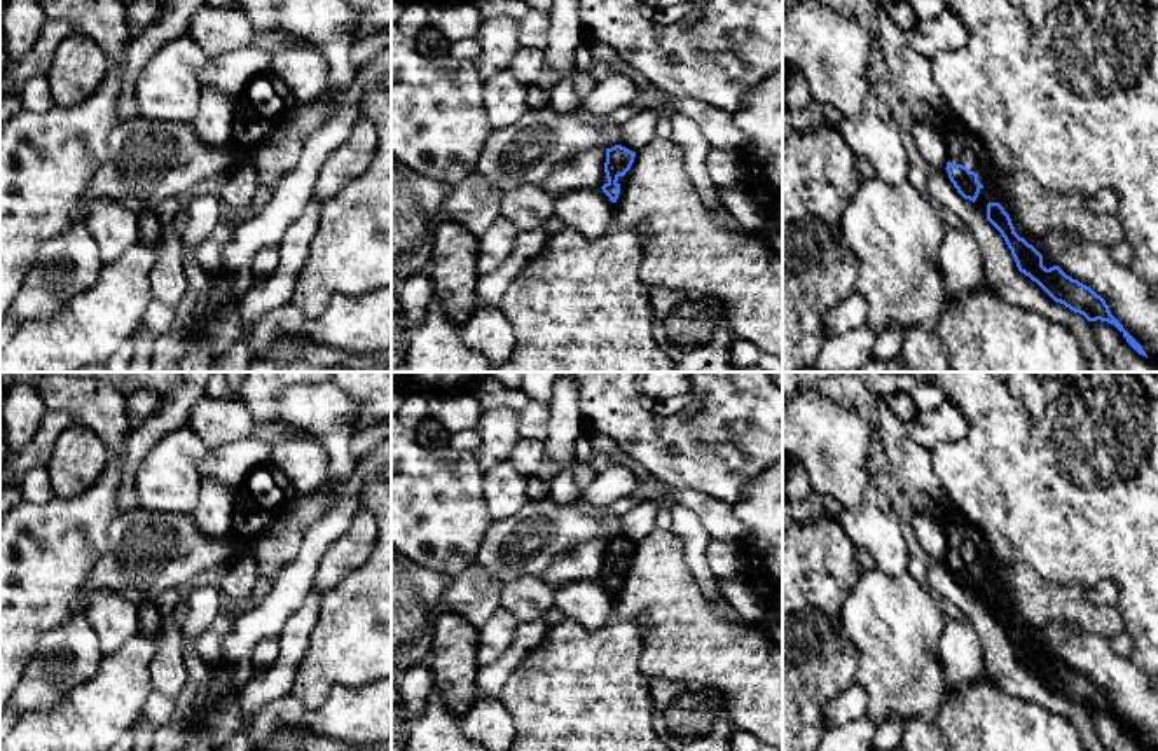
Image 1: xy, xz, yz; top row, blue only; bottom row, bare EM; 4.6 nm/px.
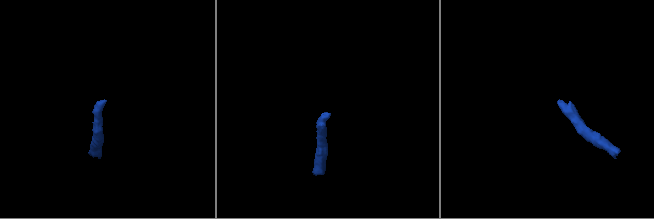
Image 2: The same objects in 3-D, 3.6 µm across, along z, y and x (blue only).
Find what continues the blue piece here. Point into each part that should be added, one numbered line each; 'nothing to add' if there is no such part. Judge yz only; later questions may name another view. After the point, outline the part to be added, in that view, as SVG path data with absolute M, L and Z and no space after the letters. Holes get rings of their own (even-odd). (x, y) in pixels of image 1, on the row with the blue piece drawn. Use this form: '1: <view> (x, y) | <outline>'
1: yz (963, 147) | M959 119L948 126L941 136L947 143L948 161L952 164L962 164L975 173L982 169L985 164L985 148Z

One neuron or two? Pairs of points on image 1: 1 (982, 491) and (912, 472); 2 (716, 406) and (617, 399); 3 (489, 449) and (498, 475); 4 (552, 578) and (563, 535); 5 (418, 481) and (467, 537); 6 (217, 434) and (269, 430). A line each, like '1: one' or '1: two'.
1: two
2: one
3: two
4: two
5: one
6: one

